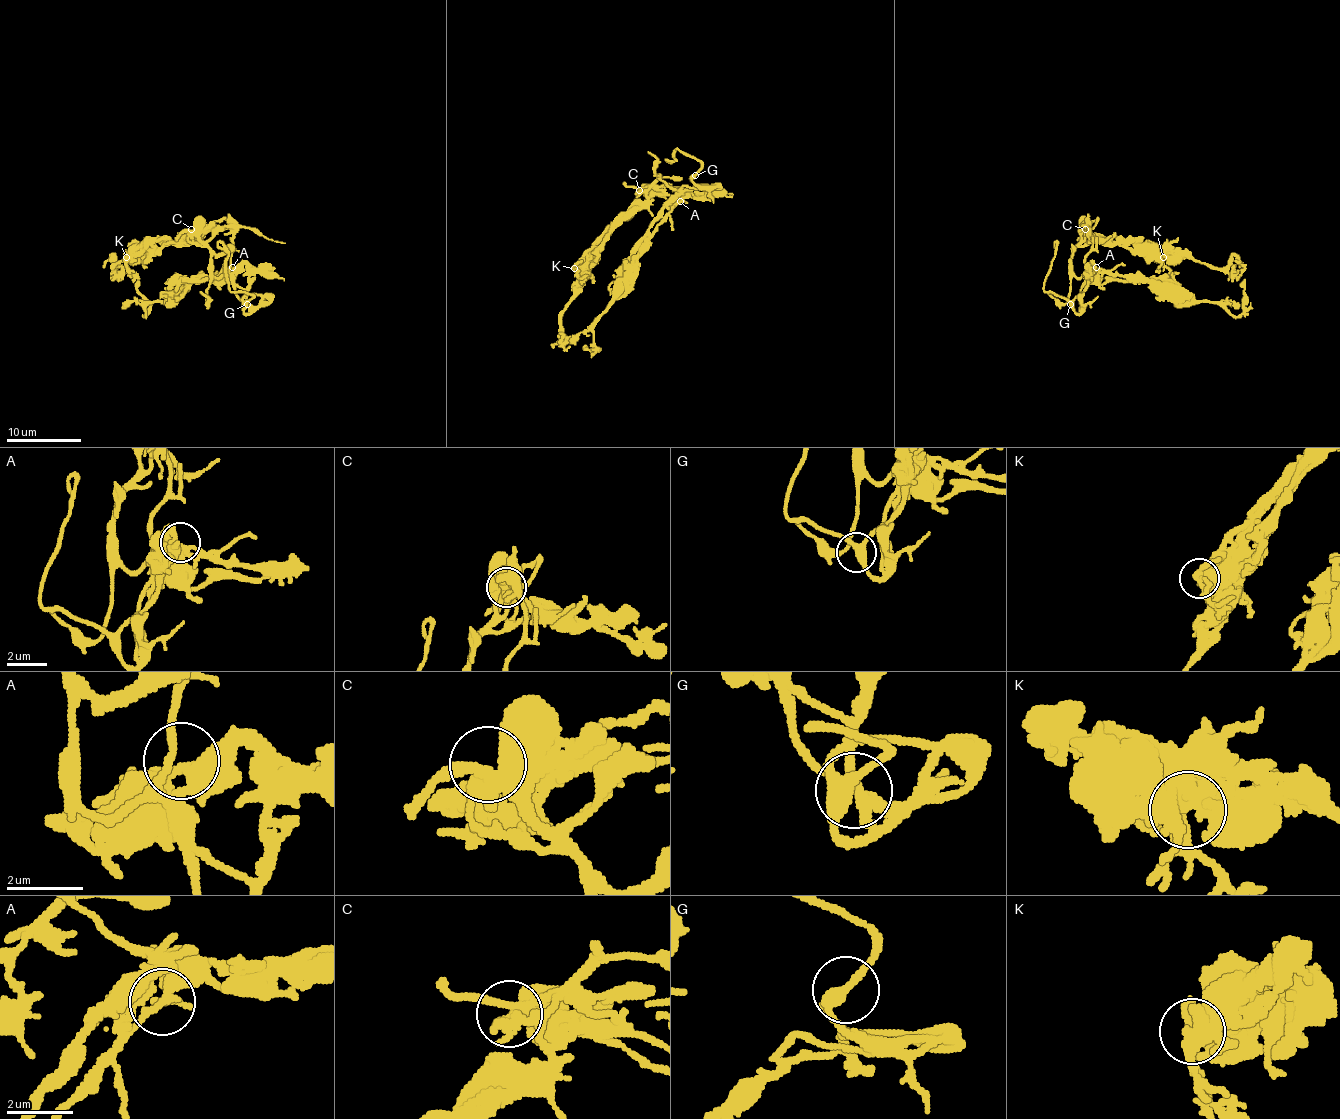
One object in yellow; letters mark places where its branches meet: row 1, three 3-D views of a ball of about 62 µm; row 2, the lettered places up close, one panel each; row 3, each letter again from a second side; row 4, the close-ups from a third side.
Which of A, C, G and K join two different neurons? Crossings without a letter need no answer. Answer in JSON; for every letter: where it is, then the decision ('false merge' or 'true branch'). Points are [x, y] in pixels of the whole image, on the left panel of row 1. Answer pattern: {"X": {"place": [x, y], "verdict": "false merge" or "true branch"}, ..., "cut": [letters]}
{"A": {"place": [232, 267], "verdict": "true branch"}, "C": {"place": [191, 229], "verdict": "true branch"}, "G": {"place": [247, 304], "verdict": "true branch"}, "K": {"place": [126, 257], "verdict": "true branch"}, "cut": []}

